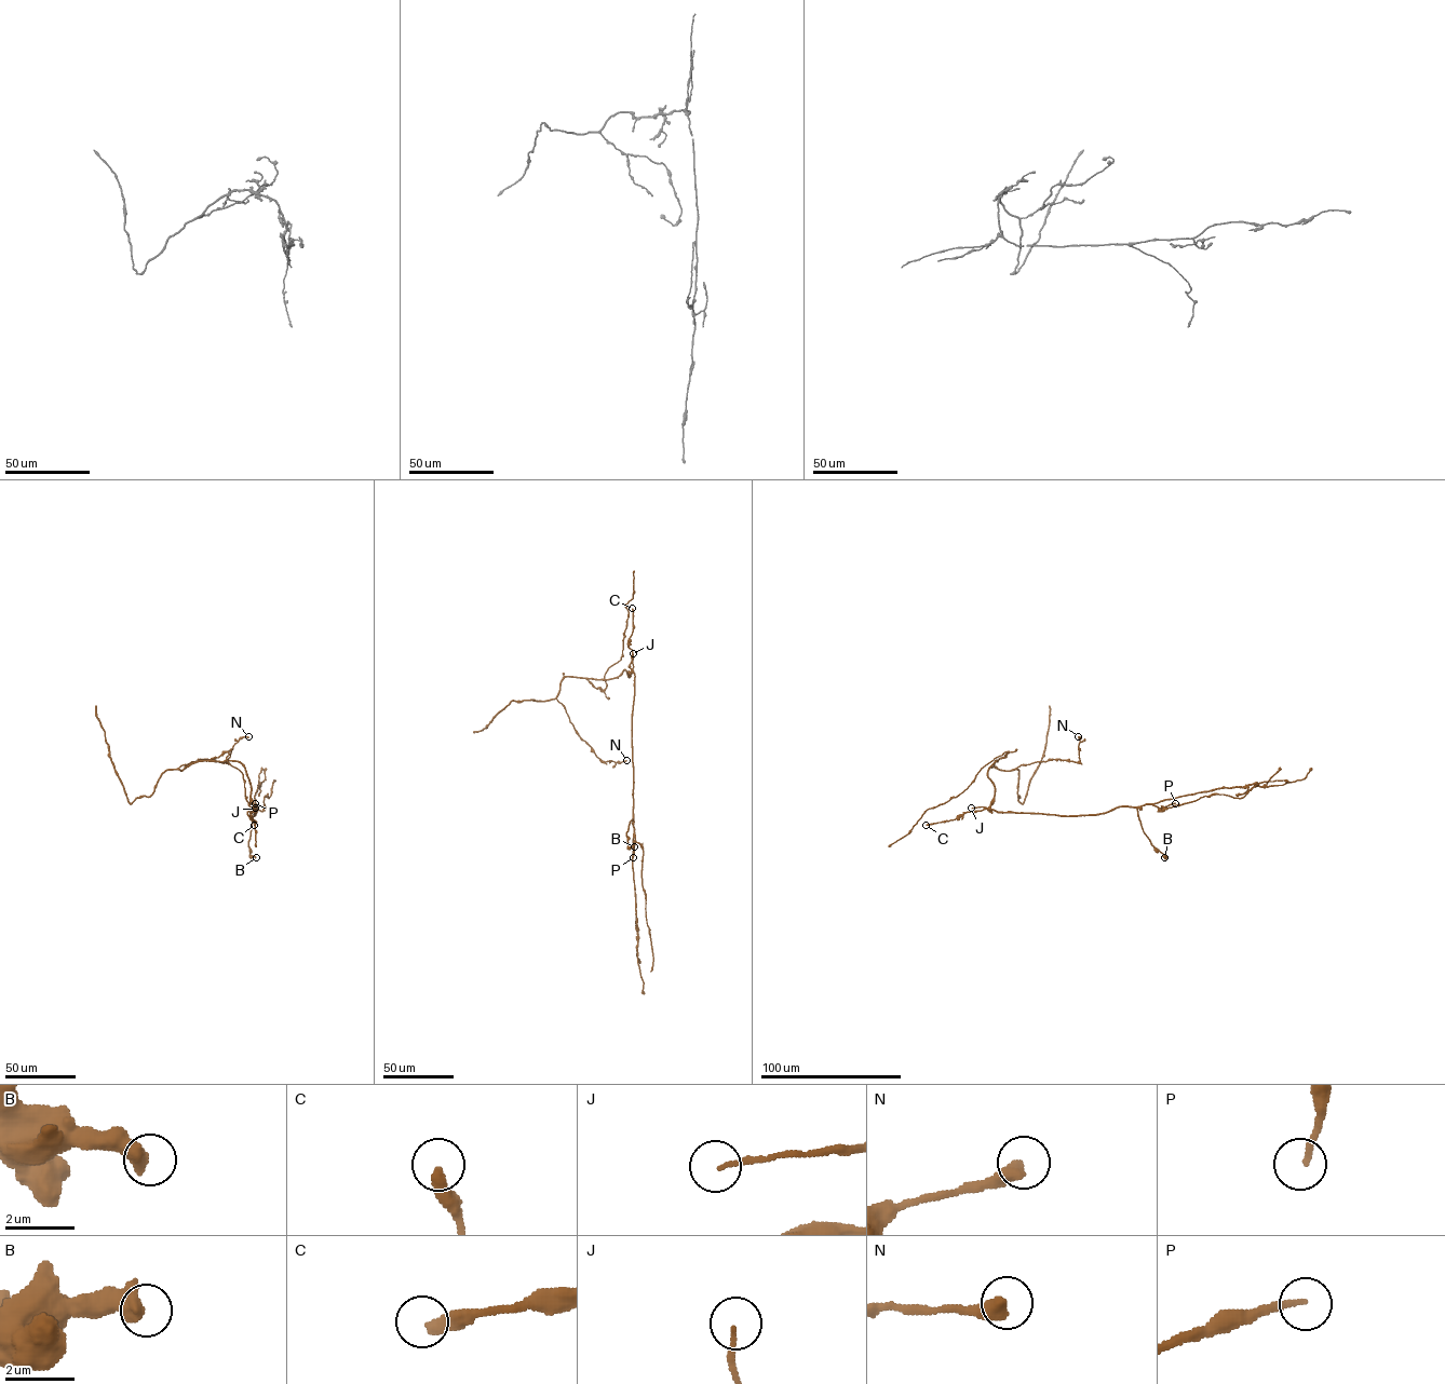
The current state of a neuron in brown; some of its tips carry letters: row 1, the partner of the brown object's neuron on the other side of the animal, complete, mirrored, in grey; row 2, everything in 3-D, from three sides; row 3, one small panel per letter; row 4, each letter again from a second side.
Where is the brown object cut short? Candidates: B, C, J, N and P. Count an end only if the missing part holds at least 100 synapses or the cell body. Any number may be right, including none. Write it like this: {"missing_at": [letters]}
{"missing_at": []}

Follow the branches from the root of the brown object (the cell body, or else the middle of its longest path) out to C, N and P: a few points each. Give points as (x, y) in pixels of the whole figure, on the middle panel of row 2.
C: (634, 680), (632, 650), (629, 647), (633, 627), (632, 608)
N: (634, 680), (624, 669), (607, 679), (565, 677), (556, 697), (597, 757), (626, 760)
P: (634, 680), (633, 857)

